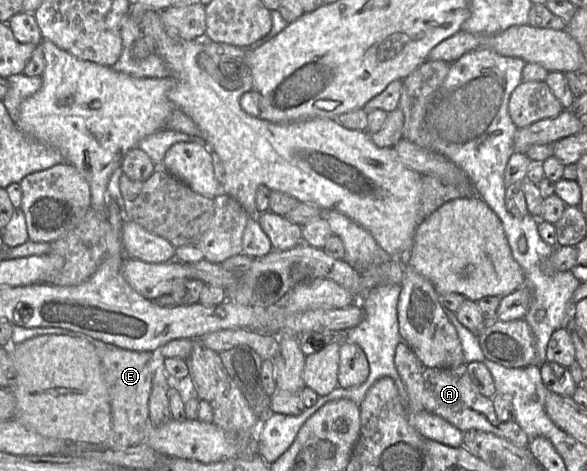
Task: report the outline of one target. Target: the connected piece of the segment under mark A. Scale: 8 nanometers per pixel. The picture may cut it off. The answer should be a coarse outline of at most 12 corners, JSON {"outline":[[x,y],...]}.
{"outline":[[404,341],[394,363],[409,412],[441,416],[462,432],[517,447],[530,438],[498,420],[466,365],[427,367]]}

